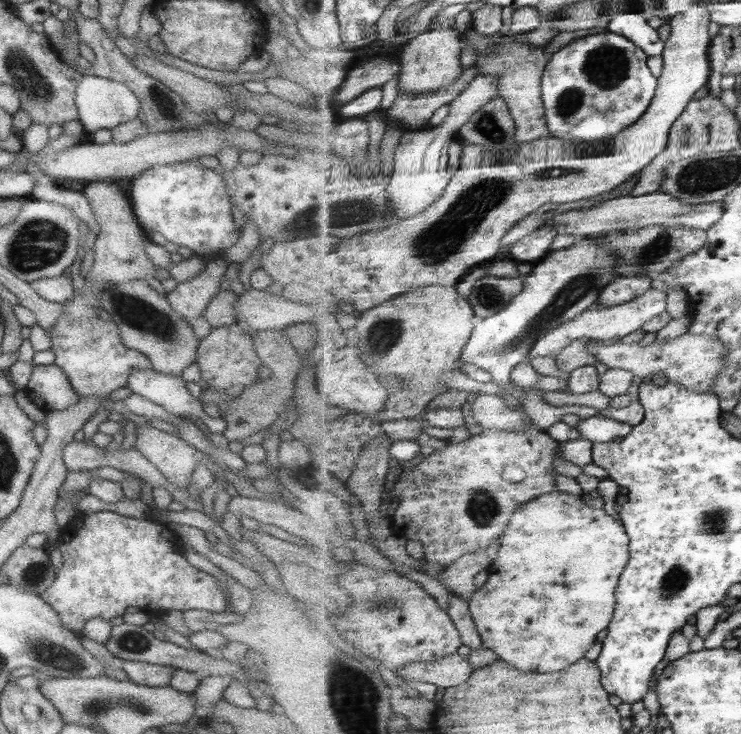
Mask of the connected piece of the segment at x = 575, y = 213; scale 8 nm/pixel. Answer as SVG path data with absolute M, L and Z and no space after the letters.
M661 190L643 196L625 195L616 196L609 200L599 202L598 205L589 206L587 209L571 209L565 213L554 215L547 219L545 223L557 230L559 234L571 234L577 240L583 238L593 238L598 235L607 234L613 231L621 231L631 228L652 228L654 224L673 226L677 223L693 229L703 229L708 231L713 224L723 218L723 202L721 203L703 203L703 204L685 204L679 198L671 196Z

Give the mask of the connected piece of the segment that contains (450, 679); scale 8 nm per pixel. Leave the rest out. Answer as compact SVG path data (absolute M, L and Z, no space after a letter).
M455 653L437 662L409 662L397 670L397 675L403 680L431 682L448 689L467 683L474 672L469 657Z

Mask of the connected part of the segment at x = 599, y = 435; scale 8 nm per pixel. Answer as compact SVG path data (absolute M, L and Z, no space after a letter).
M593 415L583 419L576 426L581 432L581 437L593 443L612 442L619 436L624 440L628 434L631 434L633 427L631 424L603 417L603 415Z

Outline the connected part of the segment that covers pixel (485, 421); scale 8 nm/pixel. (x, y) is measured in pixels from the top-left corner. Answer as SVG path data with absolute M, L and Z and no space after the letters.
M476 394L469 397L461 409L467 403L471 404L473 416L477 422L481 422L483 429L521 430L525 426L535 425L532 421L527 421L519 411L507 407L507 401L501 395Z

